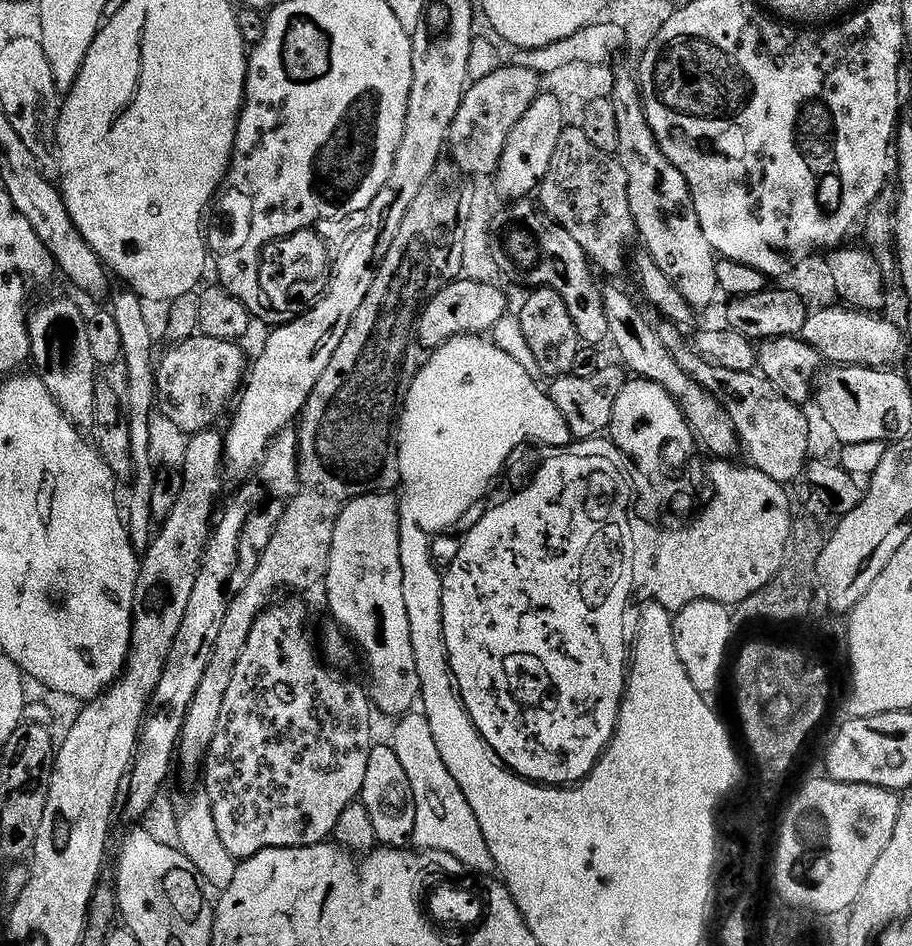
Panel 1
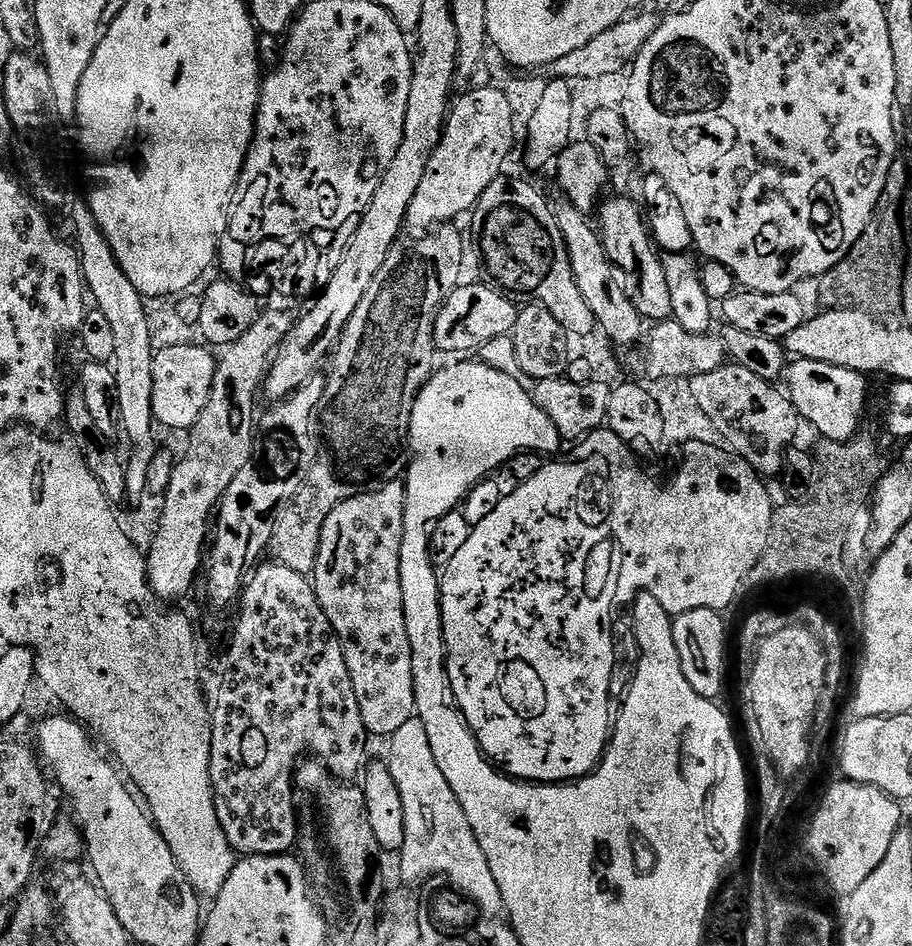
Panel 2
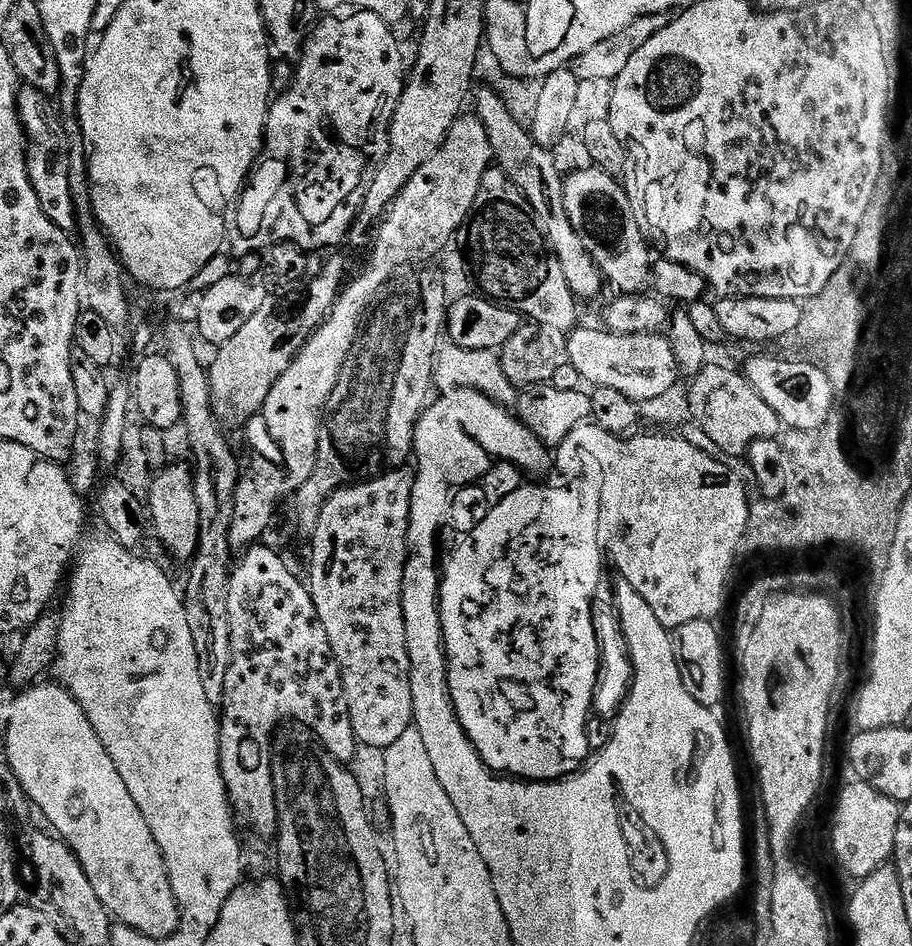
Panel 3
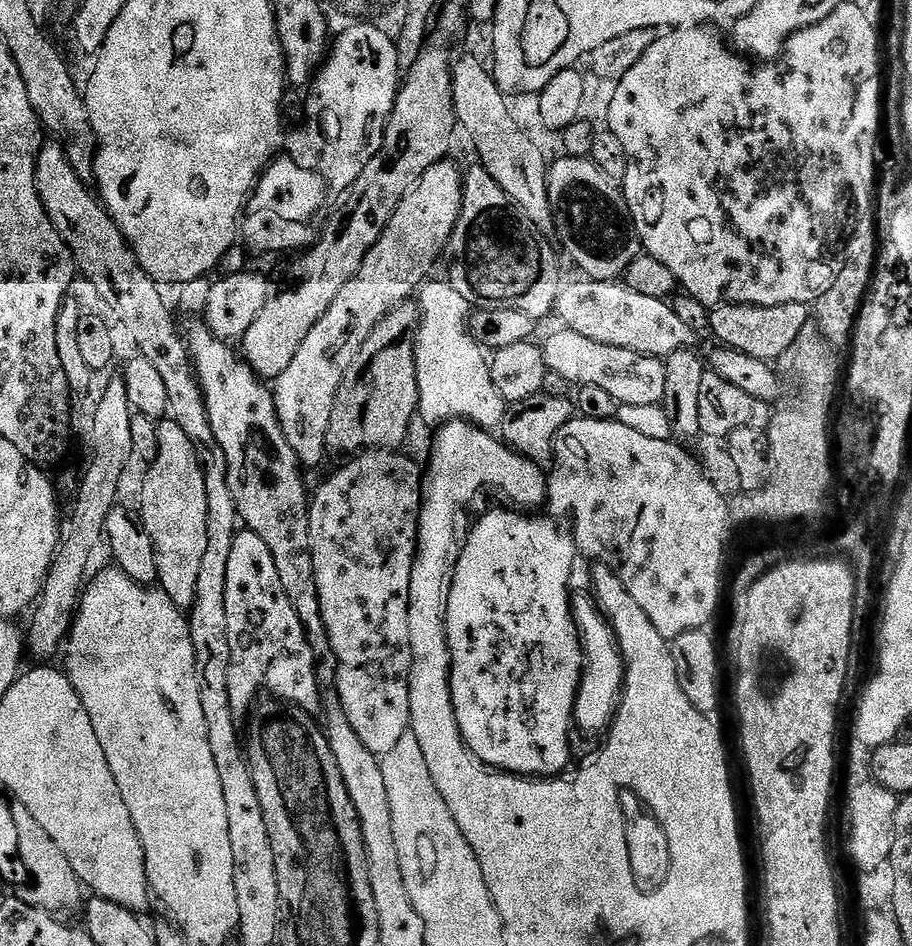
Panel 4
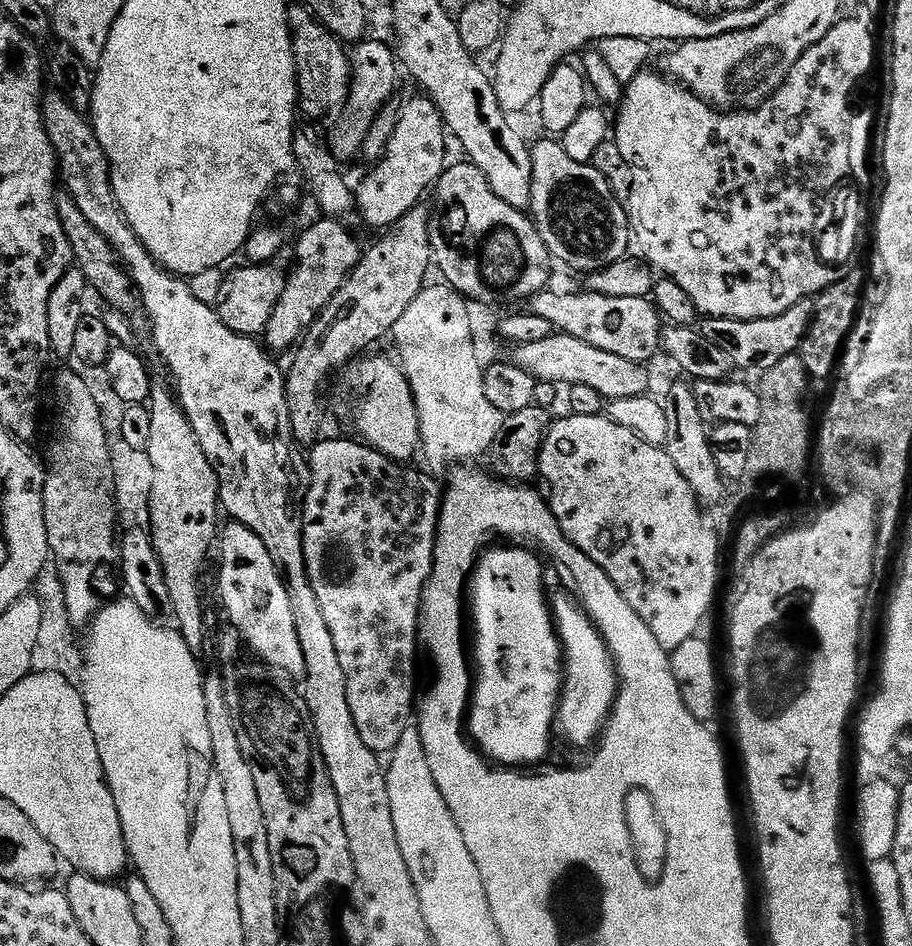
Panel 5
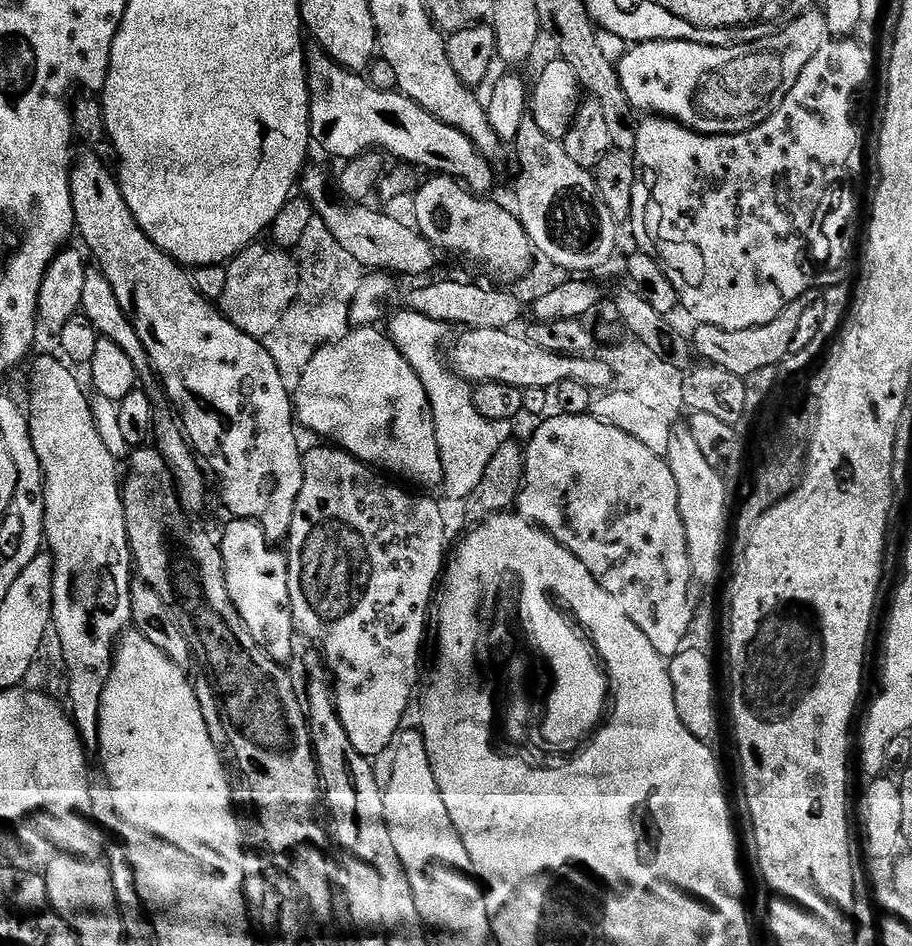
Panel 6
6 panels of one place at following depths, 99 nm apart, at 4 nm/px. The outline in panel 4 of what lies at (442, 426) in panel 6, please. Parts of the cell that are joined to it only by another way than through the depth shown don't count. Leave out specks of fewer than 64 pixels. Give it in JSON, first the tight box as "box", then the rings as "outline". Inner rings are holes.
{"box":[416,279,506,430],"outline":[[[429,279],[418,292],[418,307],[421,311],[420,328],[416,332],[419,419],[439,426],[447,424],[449,420],[467,418],[485,430],[499,429],[500,423],[504,420],[506,405],[494,386],[489,353],[472,336],[469,302],[462,298],[462,294],[458,294],[458,290],[454,290],[454,286],[447,279],[436,279]]]}

